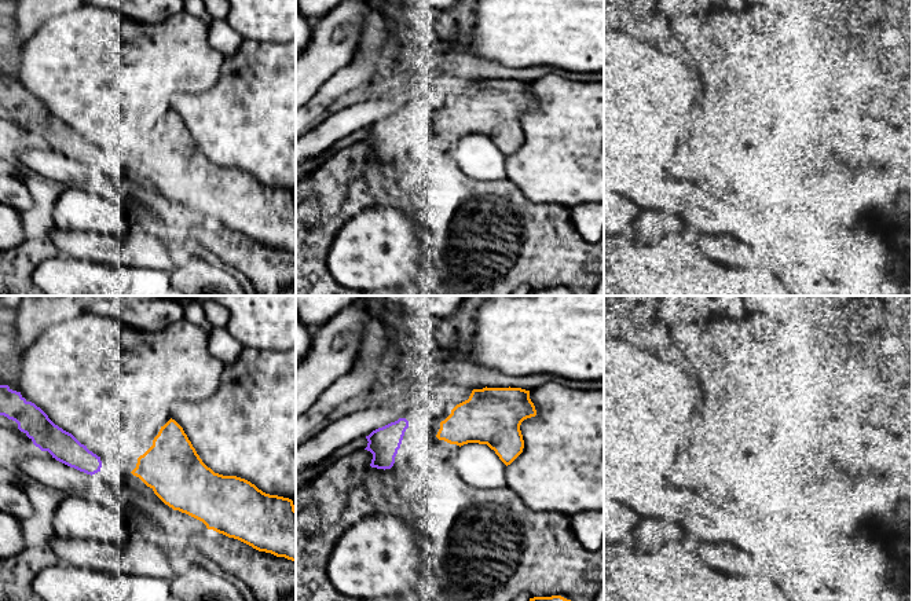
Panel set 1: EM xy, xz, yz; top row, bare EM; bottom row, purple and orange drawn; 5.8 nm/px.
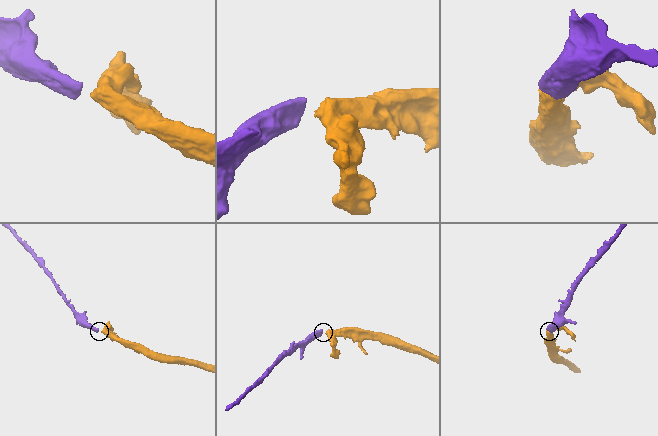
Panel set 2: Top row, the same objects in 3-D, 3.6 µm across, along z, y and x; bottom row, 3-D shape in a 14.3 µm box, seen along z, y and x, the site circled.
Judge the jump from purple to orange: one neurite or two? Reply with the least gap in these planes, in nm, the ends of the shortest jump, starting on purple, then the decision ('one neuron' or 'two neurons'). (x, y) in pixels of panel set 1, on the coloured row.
gap 170 nm; span xz (407, 427), (436, 435); one neuron

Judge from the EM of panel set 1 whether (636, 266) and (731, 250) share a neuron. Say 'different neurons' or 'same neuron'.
same neuron

